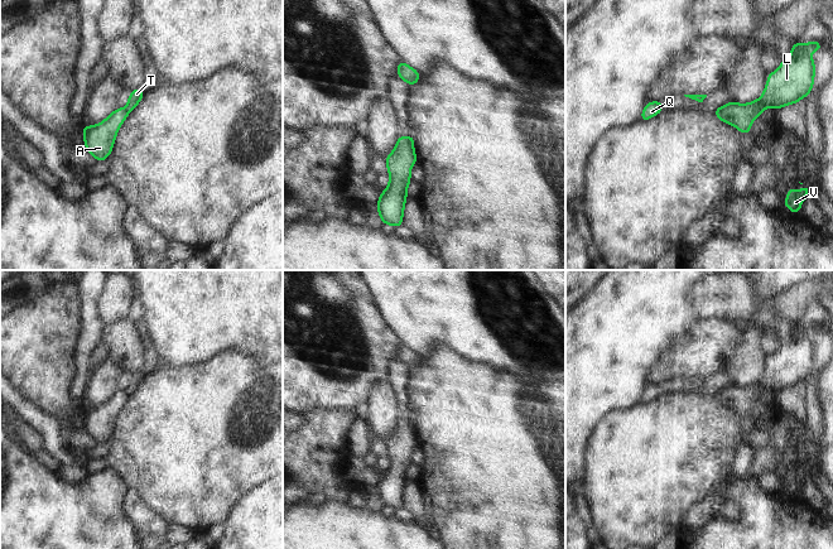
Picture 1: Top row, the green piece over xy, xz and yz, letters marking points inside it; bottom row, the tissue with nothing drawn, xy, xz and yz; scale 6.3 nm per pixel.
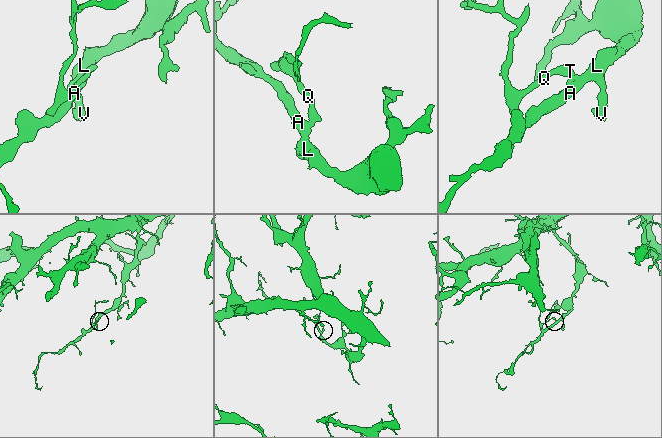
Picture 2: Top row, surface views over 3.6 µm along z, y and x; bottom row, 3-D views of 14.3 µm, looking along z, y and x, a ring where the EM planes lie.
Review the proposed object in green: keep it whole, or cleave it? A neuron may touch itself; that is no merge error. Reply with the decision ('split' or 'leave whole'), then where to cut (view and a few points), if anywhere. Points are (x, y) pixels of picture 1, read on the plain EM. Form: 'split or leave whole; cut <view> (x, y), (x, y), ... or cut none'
split; cut xy (124, 391), (128, 395)

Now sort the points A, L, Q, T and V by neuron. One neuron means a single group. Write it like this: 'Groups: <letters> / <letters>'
Groups: A L V / Q T

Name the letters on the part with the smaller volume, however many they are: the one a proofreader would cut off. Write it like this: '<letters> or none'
Q, T

